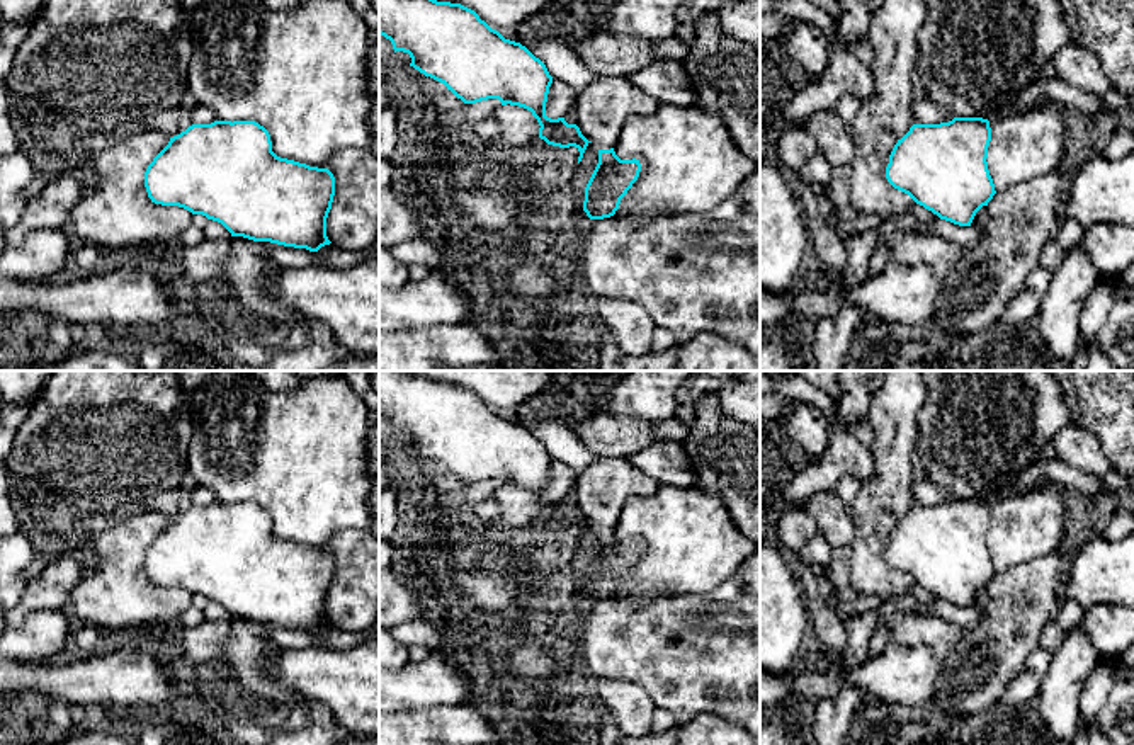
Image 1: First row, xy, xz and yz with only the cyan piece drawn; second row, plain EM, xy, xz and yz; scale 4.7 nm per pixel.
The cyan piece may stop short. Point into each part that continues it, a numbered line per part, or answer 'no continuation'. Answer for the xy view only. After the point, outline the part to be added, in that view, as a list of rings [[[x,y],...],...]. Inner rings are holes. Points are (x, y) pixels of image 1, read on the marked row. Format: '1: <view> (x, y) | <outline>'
no continuation

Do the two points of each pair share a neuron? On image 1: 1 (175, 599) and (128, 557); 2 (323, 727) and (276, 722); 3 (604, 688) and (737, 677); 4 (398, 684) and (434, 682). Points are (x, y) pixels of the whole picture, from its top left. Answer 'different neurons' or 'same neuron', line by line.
1: same neuron
2: same neuron
3: different neurons
4: same neuron

